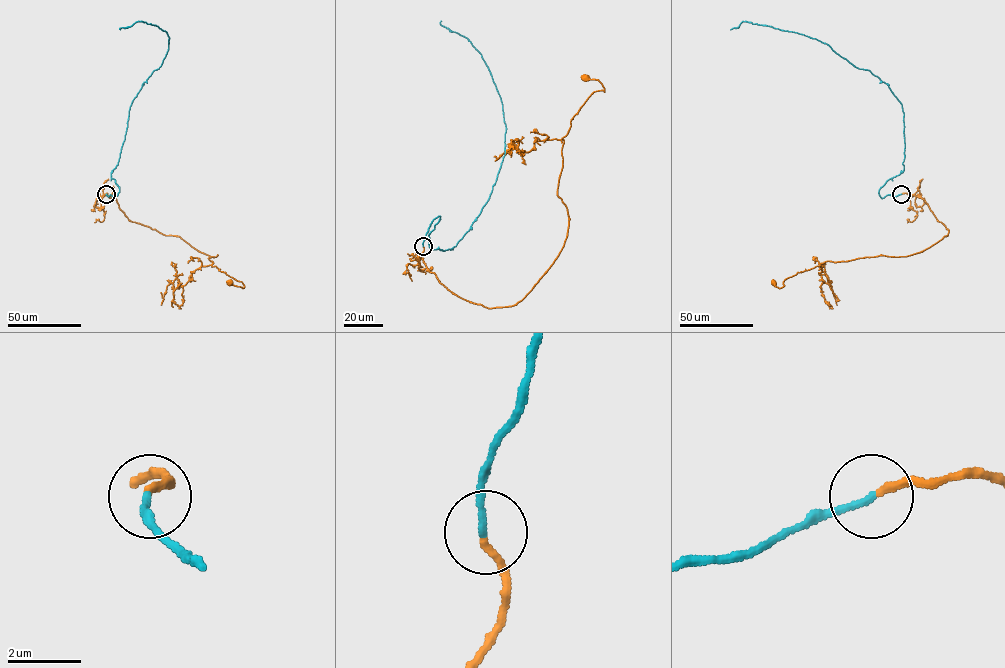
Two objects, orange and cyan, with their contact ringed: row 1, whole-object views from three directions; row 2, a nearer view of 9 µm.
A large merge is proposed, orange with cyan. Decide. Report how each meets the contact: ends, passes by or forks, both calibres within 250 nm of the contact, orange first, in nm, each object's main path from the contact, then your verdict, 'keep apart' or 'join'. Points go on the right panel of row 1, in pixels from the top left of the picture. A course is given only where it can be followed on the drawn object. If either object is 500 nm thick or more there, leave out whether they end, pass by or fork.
orange ends there; cyan ends there; 190 nm thick on the orange side, 190 nm on the other; orange runs (901, 194), (924, 200), (948, 230), (948, 235), (906, 256), (826, 261), (787, 278), (783, 287), (773, 282); cyan runs (901, 194), (878, 192), (904, 158), (904, 113), (887, 84), (803, 34), (742, 21), (730, 29); join

